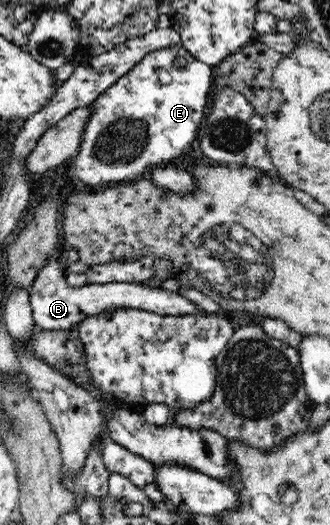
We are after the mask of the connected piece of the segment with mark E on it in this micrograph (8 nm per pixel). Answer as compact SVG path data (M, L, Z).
M170 46L143 57L89 105L92 115L83 131L79 153L73 159L78 179L87 188L105 183L116 185L140 180L152 168L173 163L197 137L197 131L206 117L214 73L214 67L195 59L183 46Z

